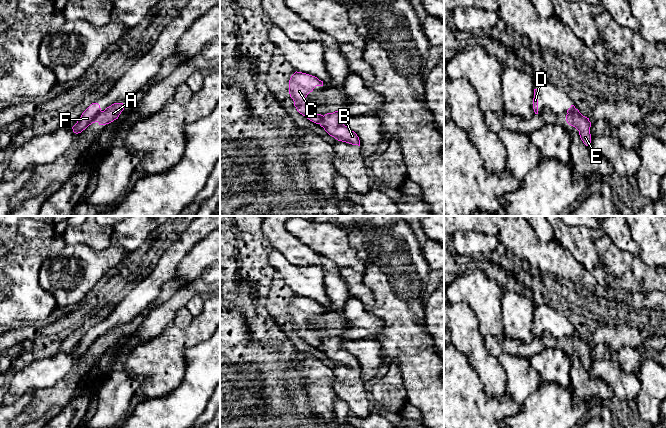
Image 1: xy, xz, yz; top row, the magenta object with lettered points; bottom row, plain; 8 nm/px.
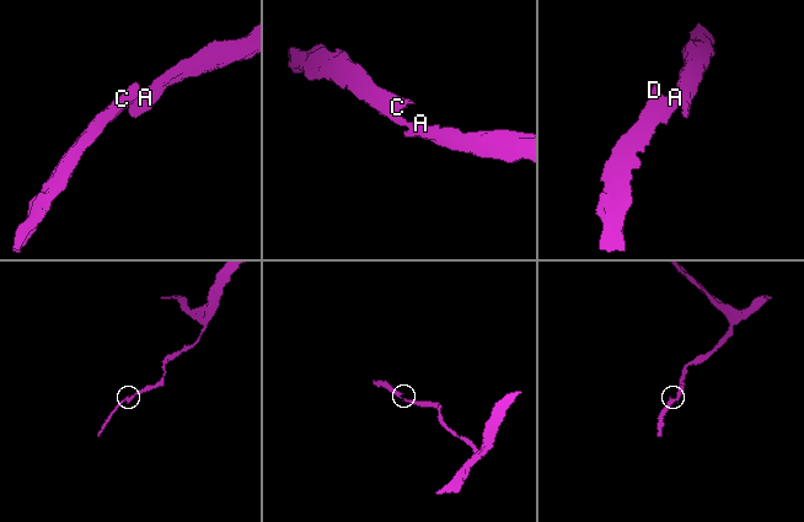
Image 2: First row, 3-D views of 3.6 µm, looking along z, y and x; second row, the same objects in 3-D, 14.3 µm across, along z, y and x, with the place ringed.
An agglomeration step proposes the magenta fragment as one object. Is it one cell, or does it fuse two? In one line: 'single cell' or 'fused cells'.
fused cells

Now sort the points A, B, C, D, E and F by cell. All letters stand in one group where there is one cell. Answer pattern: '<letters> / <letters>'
A B E / C D F

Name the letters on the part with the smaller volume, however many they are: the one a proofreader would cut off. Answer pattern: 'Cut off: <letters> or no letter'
Cut off: C, D, F

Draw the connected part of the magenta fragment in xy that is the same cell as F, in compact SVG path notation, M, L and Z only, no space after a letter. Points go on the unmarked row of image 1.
M92 327L78 343L77 347L72 351L73 356L78 358L85 354L92 347L97 346L101 332L98 327Z

